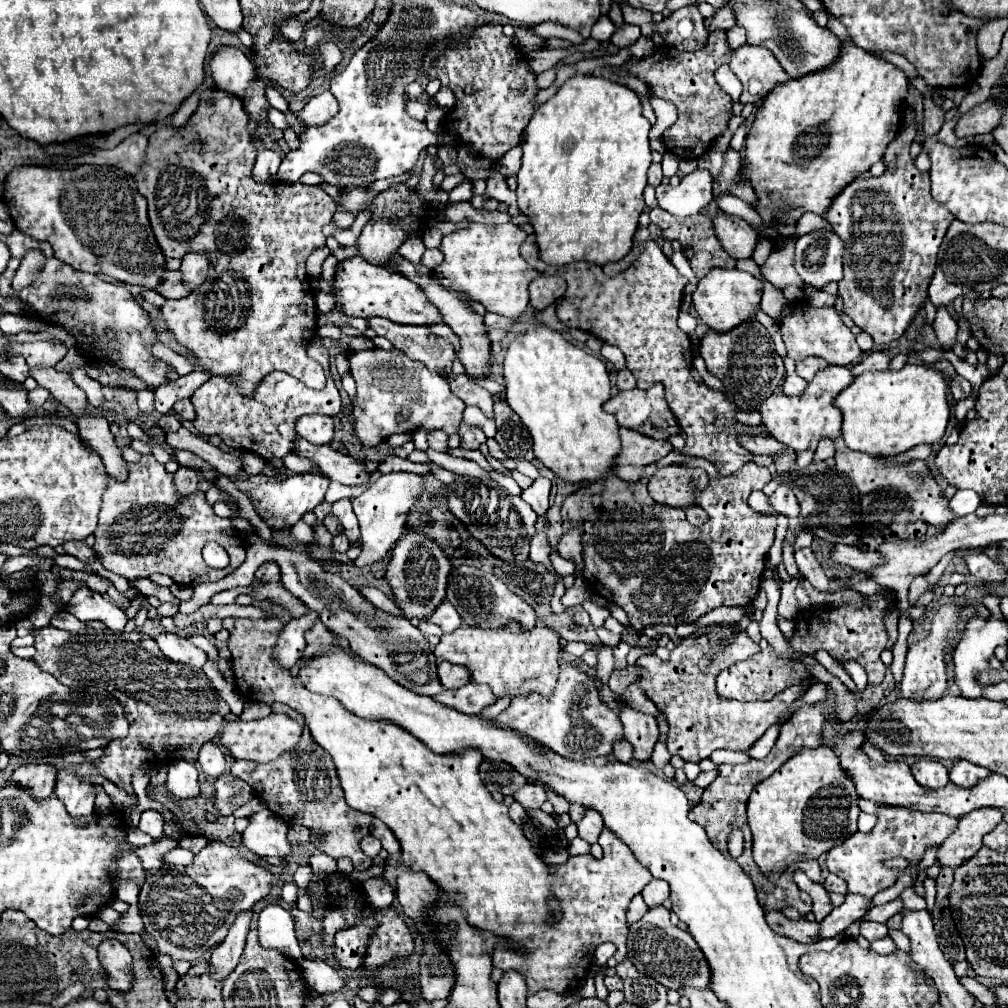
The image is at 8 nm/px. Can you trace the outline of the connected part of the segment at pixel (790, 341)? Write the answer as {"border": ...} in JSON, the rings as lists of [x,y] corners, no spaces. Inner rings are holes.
{"border":[[[796,302],[792,304],[792,314],[780,322],[780,328],[782,328],[782,340],[786,344],[786,352],[796,362],[808,356],[818,356],[818,358],[824,358],[828,364],[850,366],[850,364],[856,364],[862,356],[862,350],[858,348],[854,334],[840,320],[840,314],[832,306],[812,308],[806,302]]]}

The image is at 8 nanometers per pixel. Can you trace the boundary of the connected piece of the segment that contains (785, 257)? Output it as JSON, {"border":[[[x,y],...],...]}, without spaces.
{"border":[[[794,240],[786,242],[780,250],[772,252],[768,260],[760,266],[764,280],[770,282],[774,288],[786,288],[788,284],[806,288],[806,284],[800,284],[800,276],[796,276],[796,270],[792,268],[792,252],[794,252]]]}

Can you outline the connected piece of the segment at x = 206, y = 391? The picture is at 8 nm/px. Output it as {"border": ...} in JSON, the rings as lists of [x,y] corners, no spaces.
{"border":[[[320,342],[312,344],[312,358],[322,364],[328,380],[322,390],[312,390],[286,372],[272,372],[264,376],[264,380],[260,380],[252,398],[248,398],[238,393],[236,384],[228,376],[212,376],[190,396],[196,410],[194,428],[198,430],[198,434],[220,434],[228,448],[254,452],[274,470],[284,468],[282,458],[294,452],[292,440],[296,438],[296,420],[304,414],[336,416],[342,406],[338,388],[334,386],[328,370],[328,352]]]}

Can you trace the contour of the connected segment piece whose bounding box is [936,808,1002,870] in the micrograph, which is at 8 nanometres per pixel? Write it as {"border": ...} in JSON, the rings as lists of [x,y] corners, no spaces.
{"border":[[[978,808],[960,818],[960,824],[952,836],[938,848],[936,860],[940,868],[956,870],[970,860],[982,846],[982,836],[1002,822],[1002,812],[996,808]]]}

